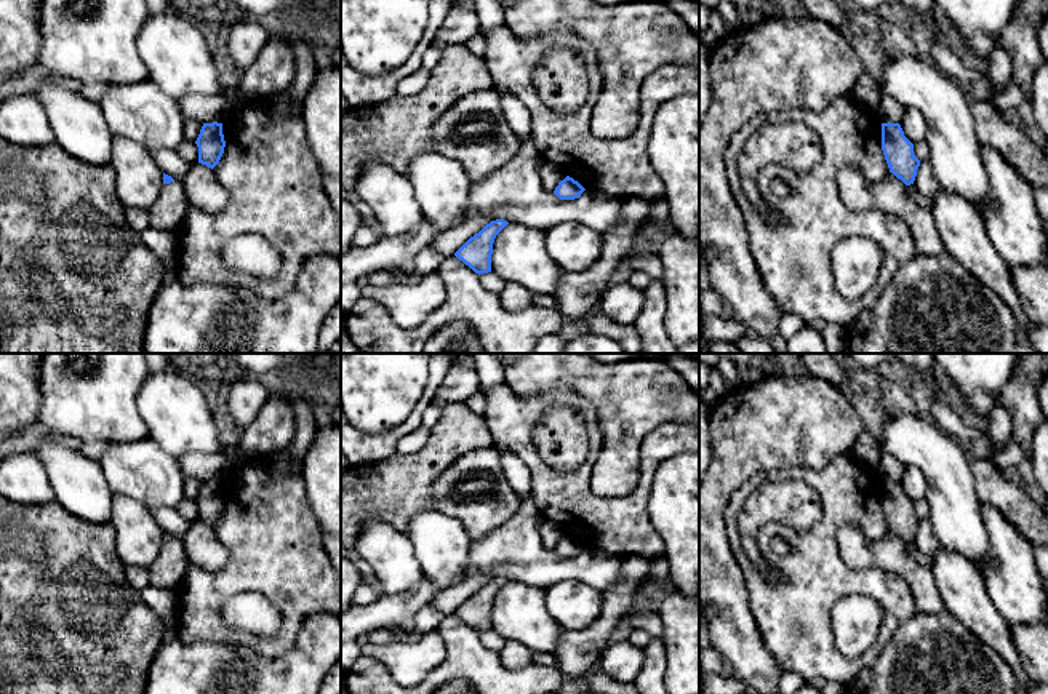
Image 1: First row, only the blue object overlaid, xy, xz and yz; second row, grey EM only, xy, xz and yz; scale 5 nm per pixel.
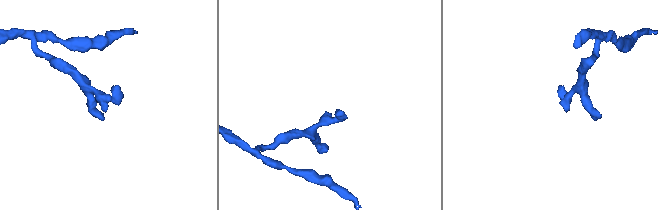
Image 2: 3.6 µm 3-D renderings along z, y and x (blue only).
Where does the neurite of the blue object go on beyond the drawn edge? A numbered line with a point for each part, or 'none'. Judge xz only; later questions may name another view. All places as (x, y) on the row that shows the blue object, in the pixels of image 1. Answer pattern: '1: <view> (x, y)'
none

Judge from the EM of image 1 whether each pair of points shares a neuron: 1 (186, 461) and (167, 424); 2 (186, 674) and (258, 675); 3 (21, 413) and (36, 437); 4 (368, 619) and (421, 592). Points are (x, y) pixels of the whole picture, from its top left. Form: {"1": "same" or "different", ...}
{"1": "different", "2": "same", "3": "different", "4": "same"}

